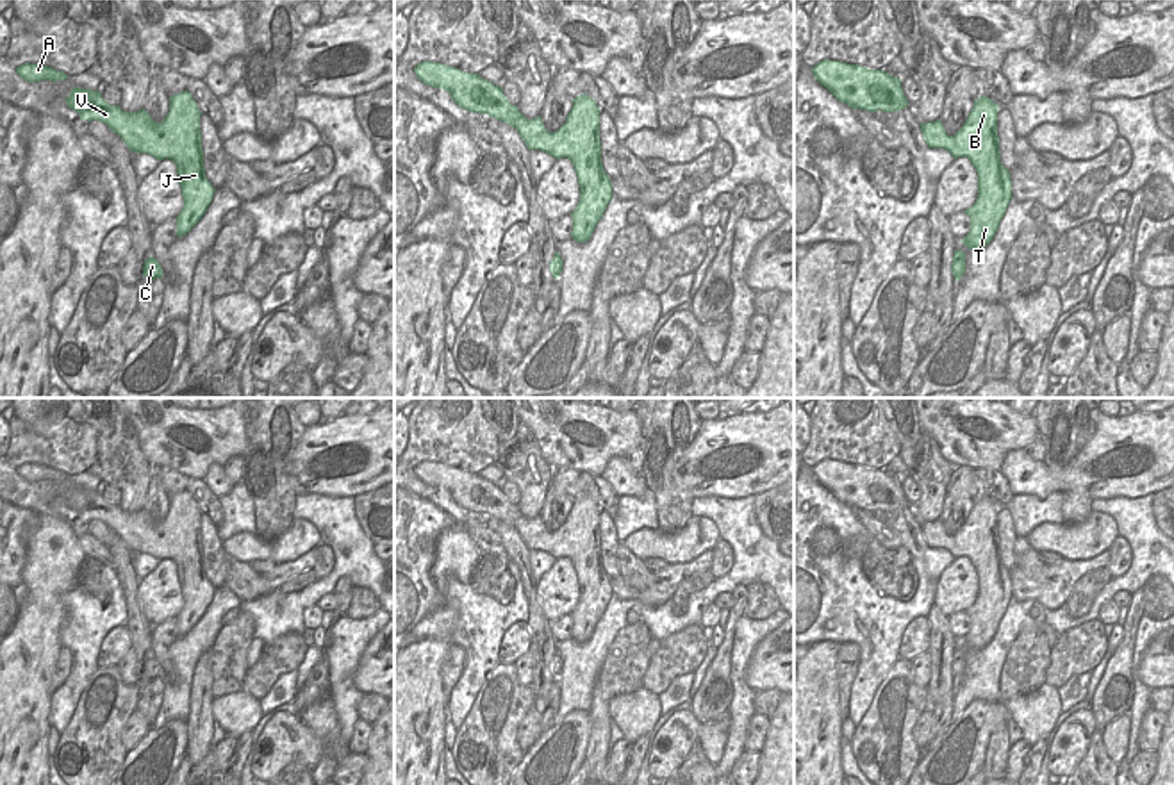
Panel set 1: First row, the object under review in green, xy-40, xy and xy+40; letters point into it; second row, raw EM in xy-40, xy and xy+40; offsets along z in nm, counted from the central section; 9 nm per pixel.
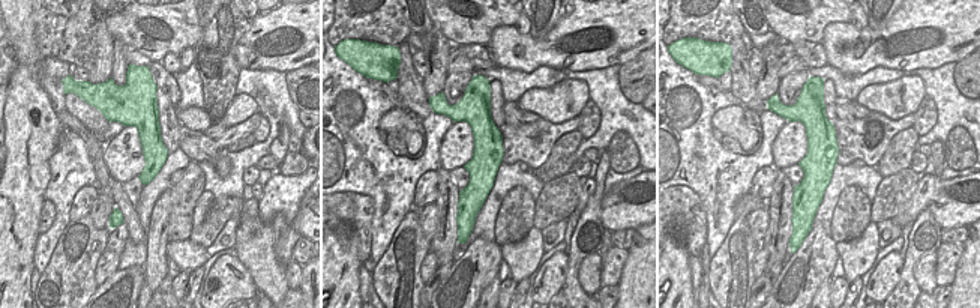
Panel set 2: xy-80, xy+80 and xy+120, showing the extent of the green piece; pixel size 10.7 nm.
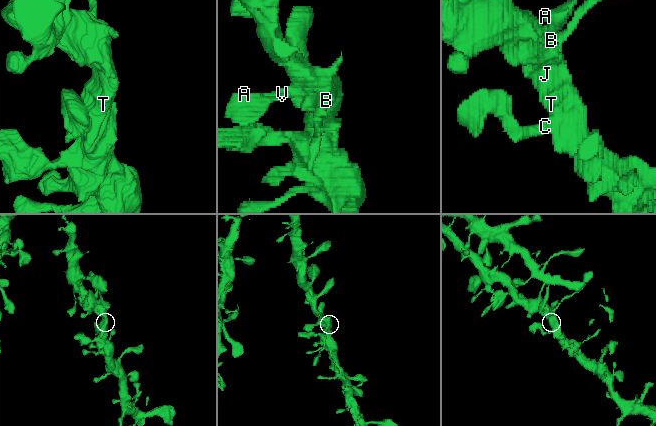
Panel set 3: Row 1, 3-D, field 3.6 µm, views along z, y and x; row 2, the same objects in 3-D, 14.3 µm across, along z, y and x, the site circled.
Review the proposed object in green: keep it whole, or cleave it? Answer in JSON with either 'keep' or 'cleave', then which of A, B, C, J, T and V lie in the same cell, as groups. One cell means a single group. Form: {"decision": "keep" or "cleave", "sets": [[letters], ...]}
{"decision": "keep", "sets": [["A", "B", "C", "J", "T", "V"]]}

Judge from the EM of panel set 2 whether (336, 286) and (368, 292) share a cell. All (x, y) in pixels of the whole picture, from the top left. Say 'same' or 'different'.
different

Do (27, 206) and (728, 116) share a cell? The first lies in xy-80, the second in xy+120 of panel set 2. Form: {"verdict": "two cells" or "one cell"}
{"verdict": "two cells"}

